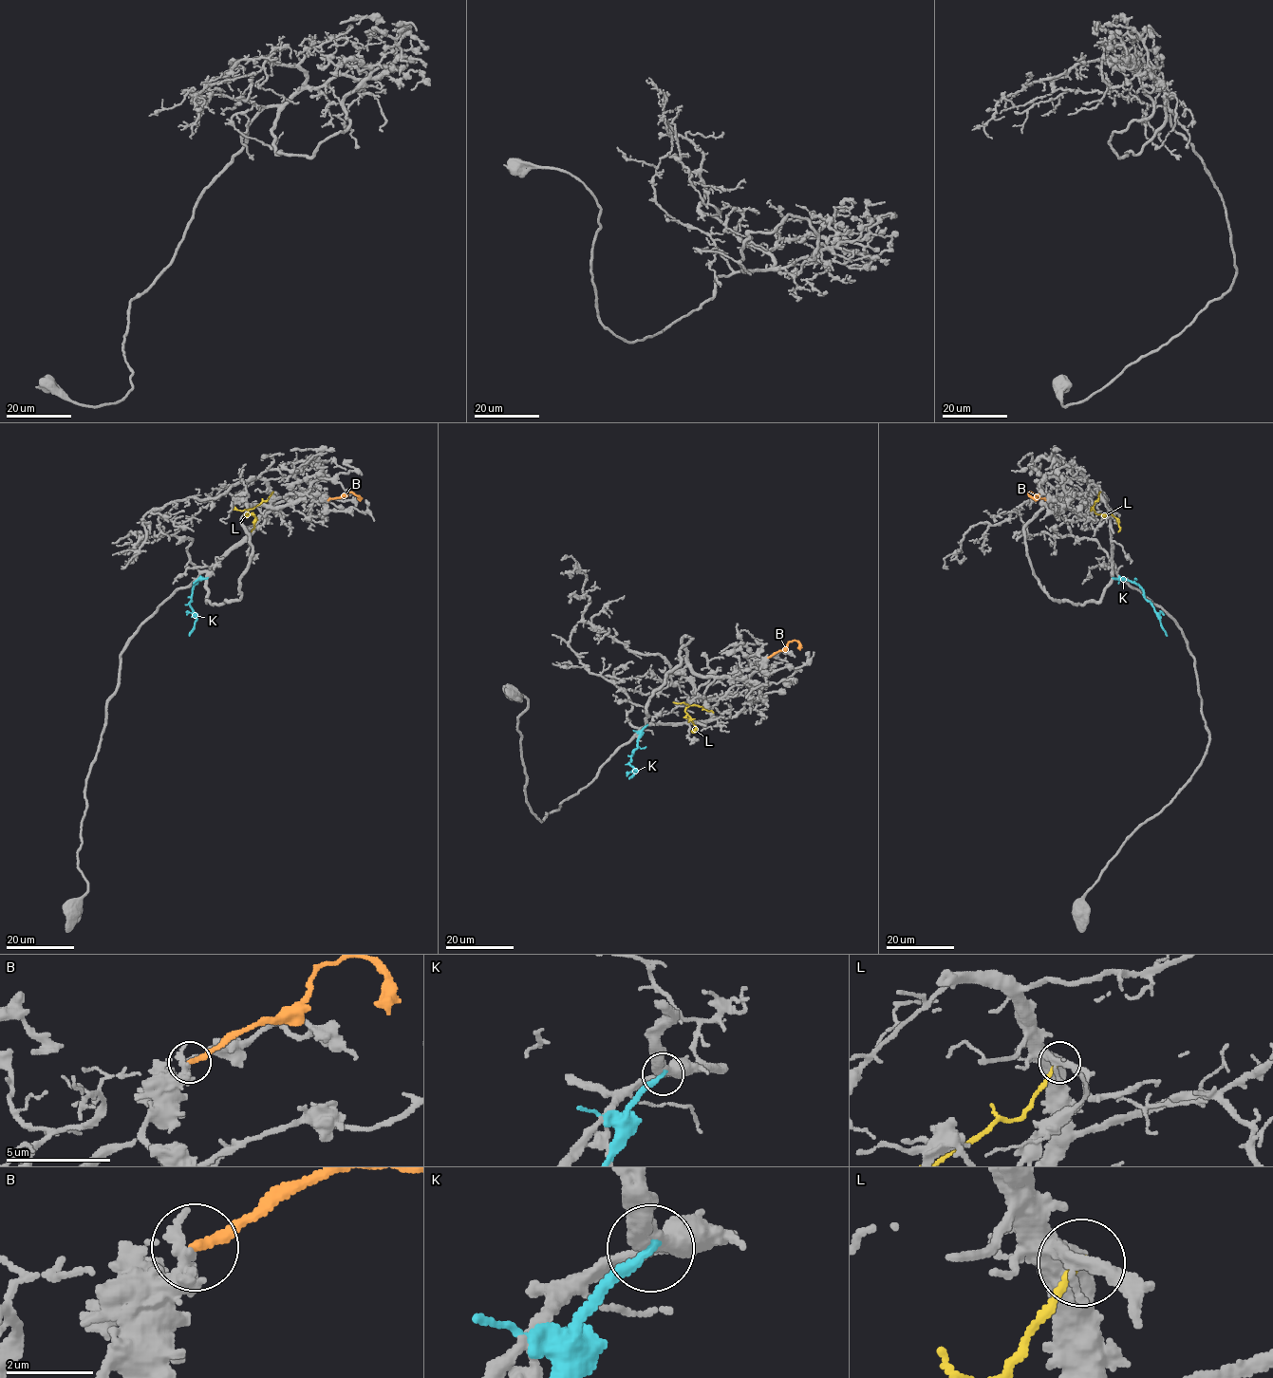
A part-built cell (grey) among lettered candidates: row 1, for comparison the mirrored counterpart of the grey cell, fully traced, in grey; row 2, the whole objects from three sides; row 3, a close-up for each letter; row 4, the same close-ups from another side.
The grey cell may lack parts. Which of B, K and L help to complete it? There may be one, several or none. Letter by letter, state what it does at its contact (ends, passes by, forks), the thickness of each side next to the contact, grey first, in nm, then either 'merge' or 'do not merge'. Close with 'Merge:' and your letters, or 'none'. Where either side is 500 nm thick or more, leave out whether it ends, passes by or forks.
B: calibres 550 and 240 nm; do not merge
K: it ends; calibres 480 and 280 nm; do not merge
L: it ends; calibres 440 and 180 nm; do not merge
Merge: none

